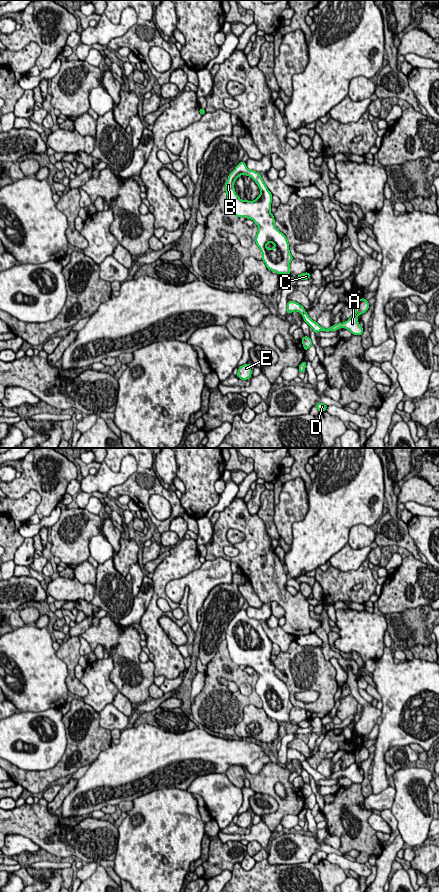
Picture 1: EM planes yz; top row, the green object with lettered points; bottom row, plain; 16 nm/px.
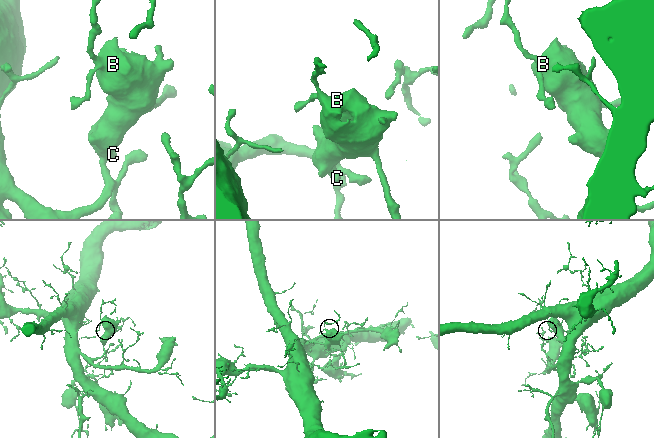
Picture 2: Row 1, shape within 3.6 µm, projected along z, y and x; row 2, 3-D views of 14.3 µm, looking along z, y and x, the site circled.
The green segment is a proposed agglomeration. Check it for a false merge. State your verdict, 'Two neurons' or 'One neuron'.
One neuron

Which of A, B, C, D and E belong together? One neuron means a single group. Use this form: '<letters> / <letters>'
A B C D E

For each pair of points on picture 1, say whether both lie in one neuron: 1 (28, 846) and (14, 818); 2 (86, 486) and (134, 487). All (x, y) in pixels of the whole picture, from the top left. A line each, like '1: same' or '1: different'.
1: different
2: different

